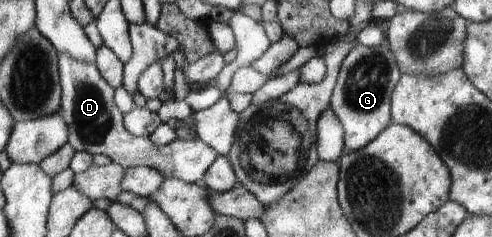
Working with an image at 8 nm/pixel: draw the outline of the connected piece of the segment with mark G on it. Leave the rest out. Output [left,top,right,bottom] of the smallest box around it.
[330,44,401,151]

